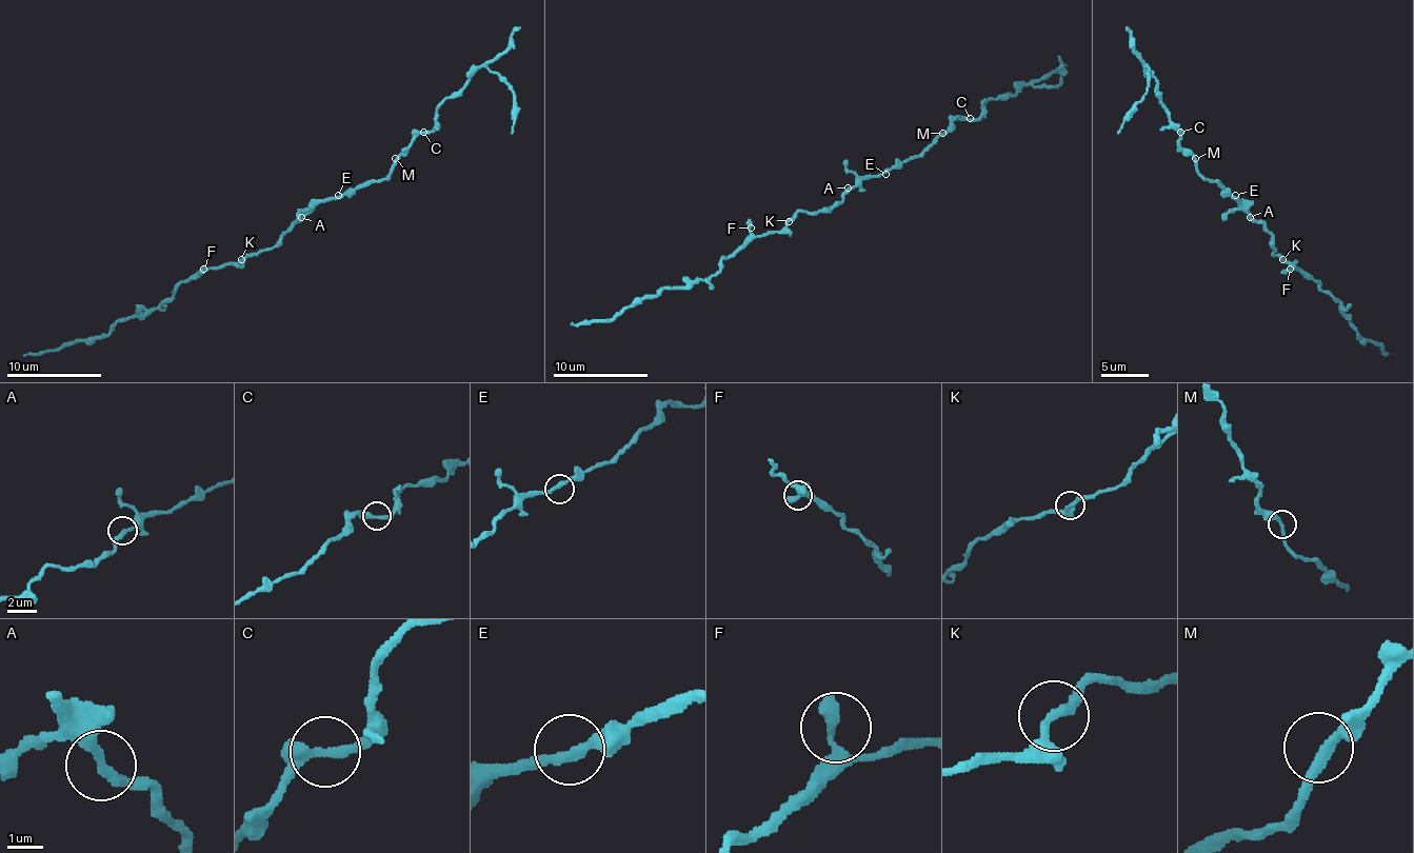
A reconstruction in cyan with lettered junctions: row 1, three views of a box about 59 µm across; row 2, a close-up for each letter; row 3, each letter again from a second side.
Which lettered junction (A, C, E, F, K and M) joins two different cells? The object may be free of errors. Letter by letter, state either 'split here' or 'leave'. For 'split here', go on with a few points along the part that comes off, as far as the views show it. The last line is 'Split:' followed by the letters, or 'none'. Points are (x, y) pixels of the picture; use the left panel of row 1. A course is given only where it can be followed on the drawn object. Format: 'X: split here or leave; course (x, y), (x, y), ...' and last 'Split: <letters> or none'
A: leave
C: split here; course (423, 132), (433, 130), (435, 111), (485, 65), (514, 94), (511, 134)
E: leave
F: leave
K: leave
M: leave
Split: C

